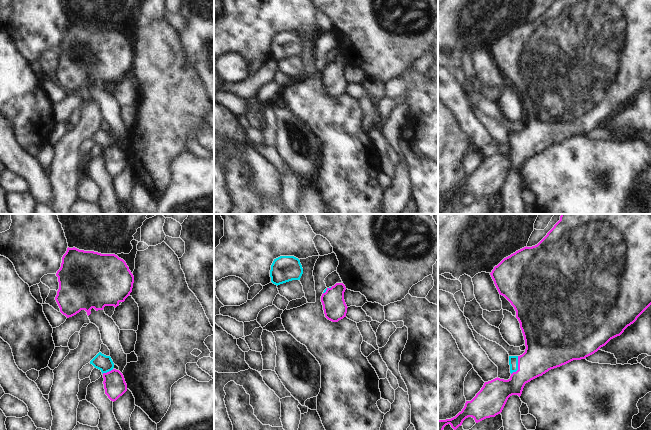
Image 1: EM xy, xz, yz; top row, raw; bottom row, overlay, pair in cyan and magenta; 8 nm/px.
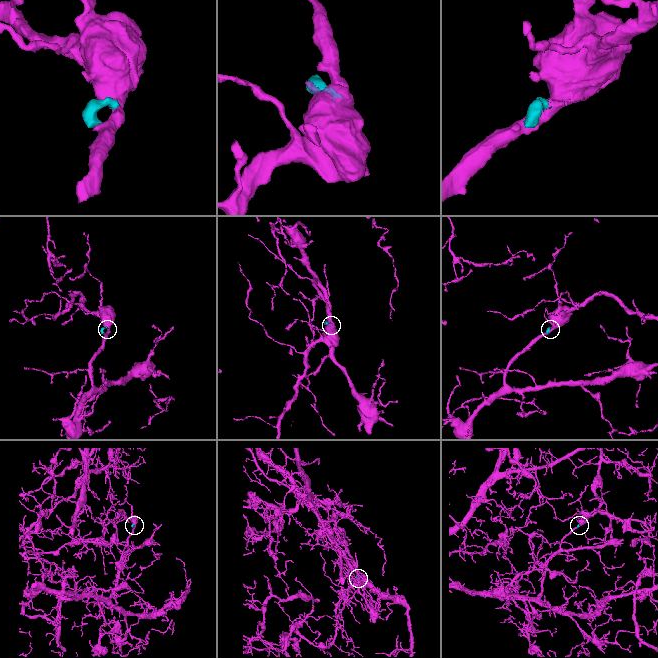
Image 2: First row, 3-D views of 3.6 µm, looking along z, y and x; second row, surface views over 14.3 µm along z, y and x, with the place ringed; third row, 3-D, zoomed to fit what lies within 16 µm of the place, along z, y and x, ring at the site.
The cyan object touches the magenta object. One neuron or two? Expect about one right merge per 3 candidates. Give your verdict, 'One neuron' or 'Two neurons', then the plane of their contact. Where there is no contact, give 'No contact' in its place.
One neuron. Touches cyan in yz.

